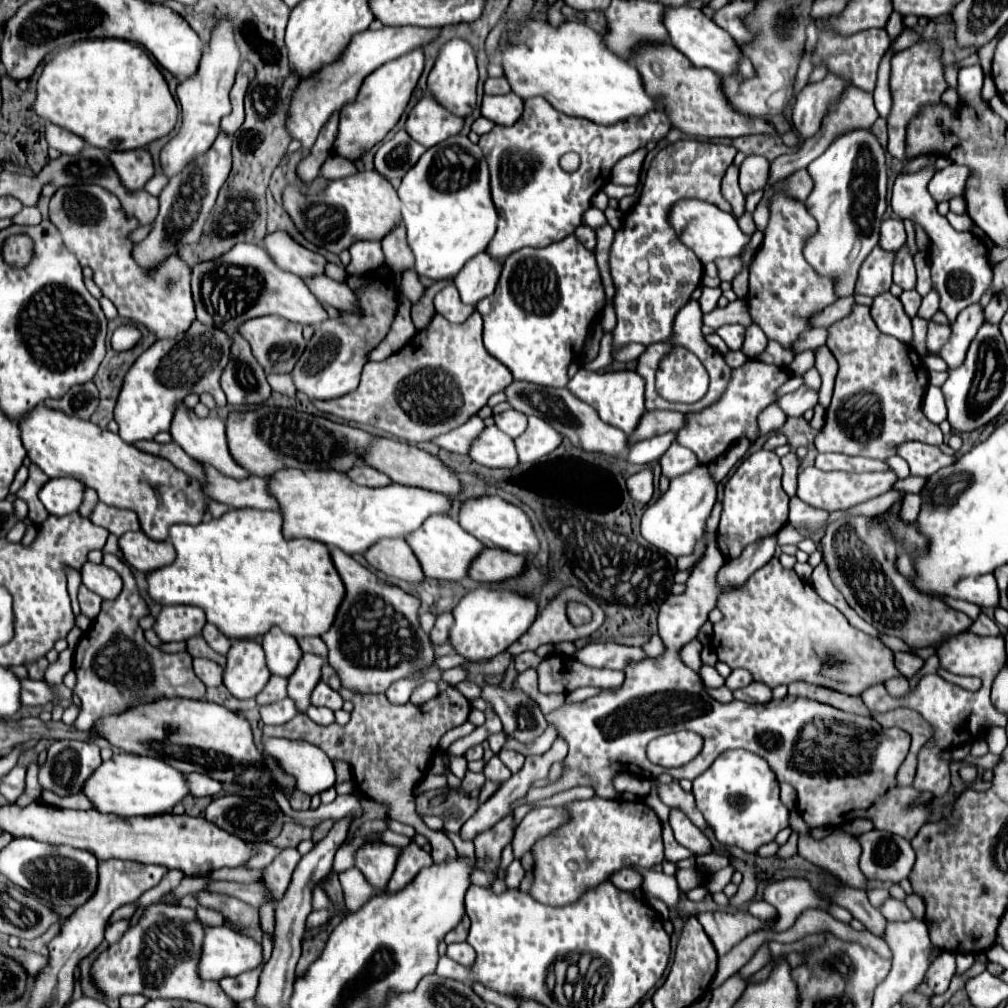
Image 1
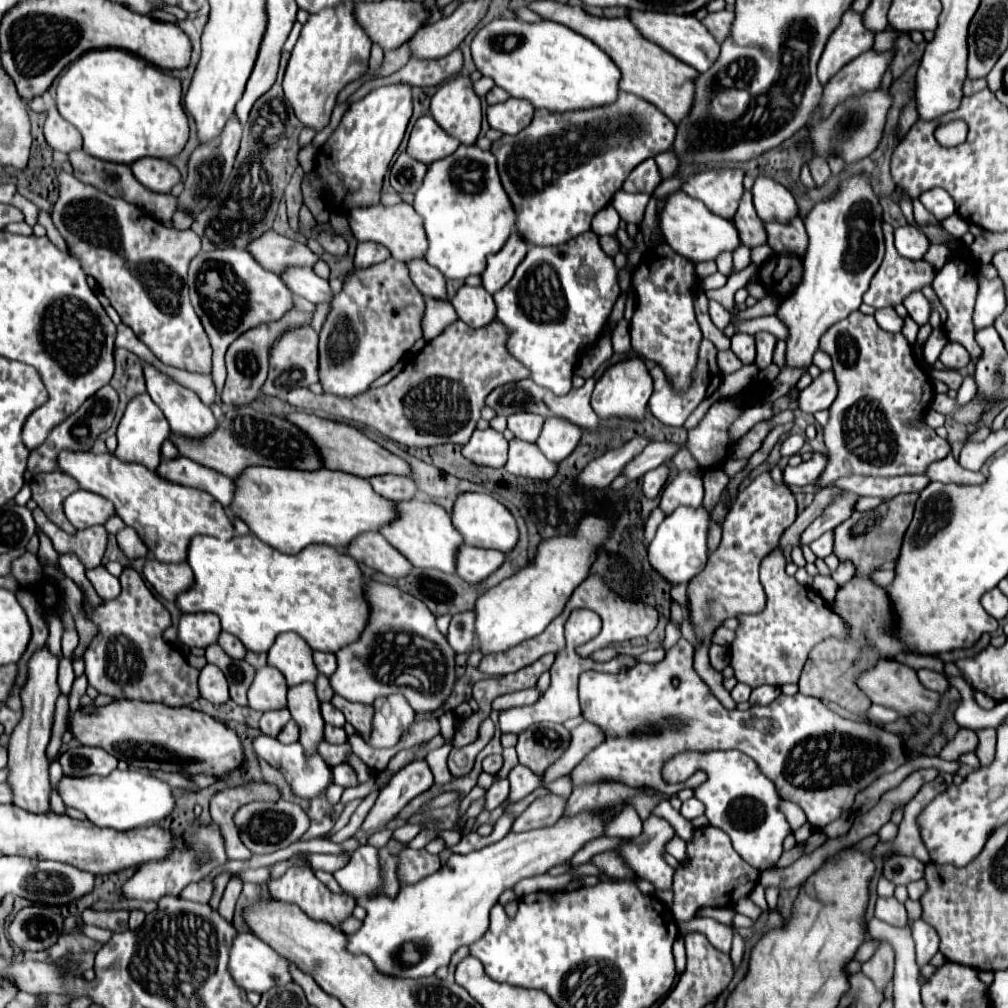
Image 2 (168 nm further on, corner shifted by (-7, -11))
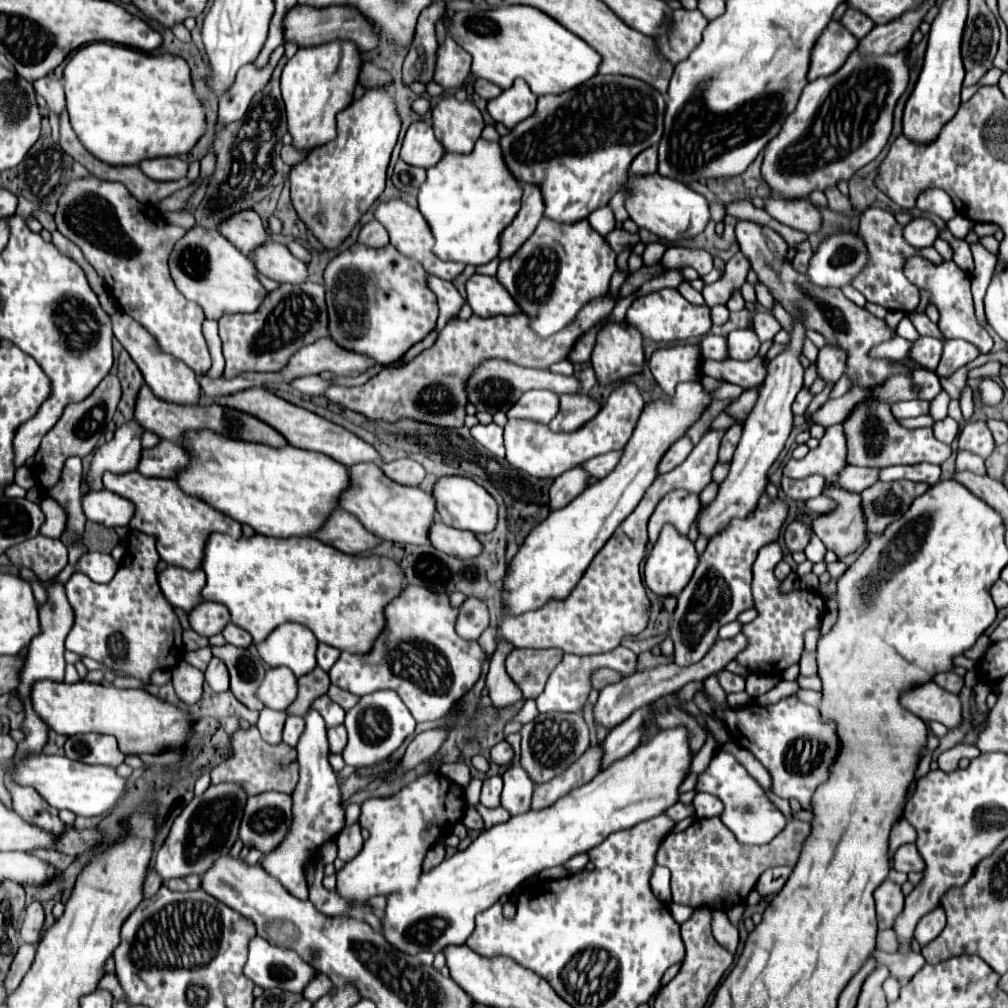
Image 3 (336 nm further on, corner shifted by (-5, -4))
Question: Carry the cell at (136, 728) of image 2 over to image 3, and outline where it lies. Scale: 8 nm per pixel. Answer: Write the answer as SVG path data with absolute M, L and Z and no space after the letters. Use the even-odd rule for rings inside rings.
M38 680L30 688L34 712L42 722L64 736L72 734L112 734L124 754L158 754L170 746L184 746L192 734L192 720L180 708L158 700L146 690L124 690L80 680L76 684Z

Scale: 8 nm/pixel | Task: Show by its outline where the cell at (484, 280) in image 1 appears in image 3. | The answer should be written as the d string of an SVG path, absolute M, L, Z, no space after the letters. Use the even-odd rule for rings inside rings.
M524 186L522 208L516 214L514 222L504 230L498 256L502 260L512 256L536 230L542 216L544 216L544 206L542 206L542 194L538 194L538 186Z

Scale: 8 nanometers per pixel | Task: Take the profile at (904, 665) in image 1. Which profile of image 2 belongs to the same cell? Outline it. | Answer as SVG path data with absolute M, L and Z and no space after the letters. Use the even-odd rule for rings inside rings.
M918 669L916 675L918 675L920 683L922 683L926 689L930 689L930 691L942 693L942 691L948 689L948 681L944 679L944 675L940 675L940 673L936 673L936 671L930 671L930 669Z

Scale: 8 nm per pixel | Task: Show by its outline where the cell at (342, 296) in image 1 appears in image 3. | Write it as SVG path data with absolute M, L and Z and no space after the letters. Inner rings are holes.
M266 242L266 246L258 246L254 254L250 254L254 266L258 266L258 272L276 280L278 284L290 282L300 284L306 282L308 272L306 264L290 254L290 250L284 244L278 242Z

